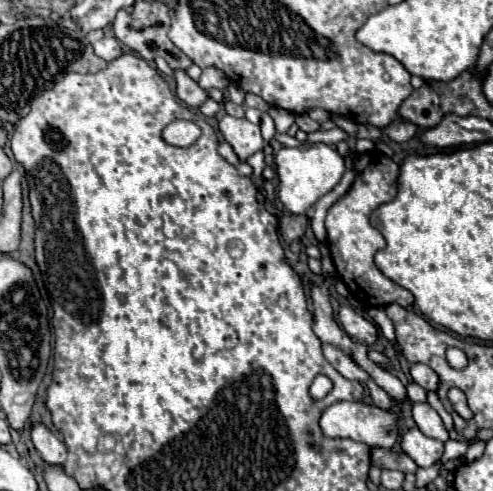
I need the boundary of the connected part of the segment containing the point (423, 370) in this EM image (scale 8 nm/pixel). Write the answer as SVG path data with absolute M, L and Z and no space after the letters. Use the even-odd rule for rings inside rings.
M412 365L410 375L424 391L438 391L438 387L440 387L438 375L428 365Z

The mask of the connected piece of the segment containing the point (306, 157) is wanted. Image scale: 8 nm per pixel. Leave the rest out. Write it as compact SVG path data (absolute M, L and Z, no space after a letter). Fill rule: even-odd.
M304 143L300 147L282 147L276 153L276 173L278 173L278 199L282 205L294 213L304 215L322 195L326 195L344 175L346 165L338 151L324 143Z

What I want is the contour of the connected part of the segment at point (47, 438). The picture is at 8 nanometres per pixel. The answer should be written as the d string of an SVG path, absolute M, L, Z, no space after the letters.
M44 425L32 427L32 441L34 441L34 447L40 453L44 465L58 465L58 467L66 465L66 459L68 459L66 445Z

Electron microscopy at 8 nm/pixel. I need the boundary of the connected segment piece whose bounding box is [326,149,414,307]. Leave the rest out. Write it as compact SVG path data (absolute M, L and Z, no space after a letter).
M374 149L370 153L360 153L354 157L354 173L356 177L352 187L326 213L326 245L330 249L336 273L364 307L386 307L390 303L410 307L414 303L412 293L384 277L374 265L374 253L378 249L384 249L386 241L382 233L370 225L370 213L382 203L392 201L396 195L398 165L390 157Z

